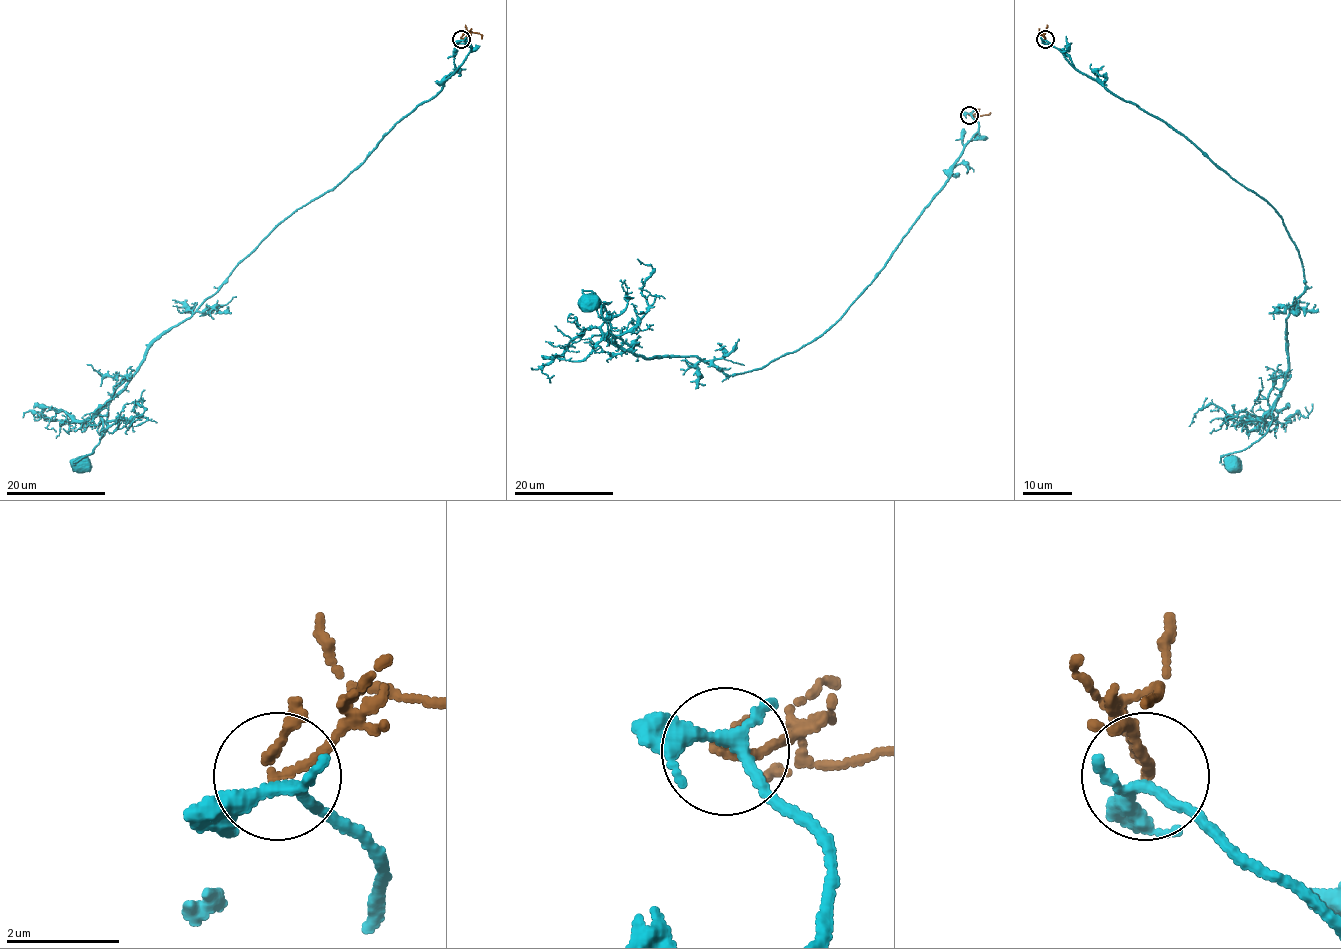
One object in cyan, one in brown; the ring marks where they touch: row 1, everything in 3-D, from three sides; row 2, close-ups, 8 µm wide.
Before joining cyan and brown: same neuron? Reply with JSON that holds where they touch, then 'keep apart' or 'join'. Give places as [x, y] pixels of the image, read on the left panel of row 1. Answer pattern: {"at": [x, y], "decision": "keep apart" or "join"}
{"at": [461, 39], "decision": "keep apart"}

